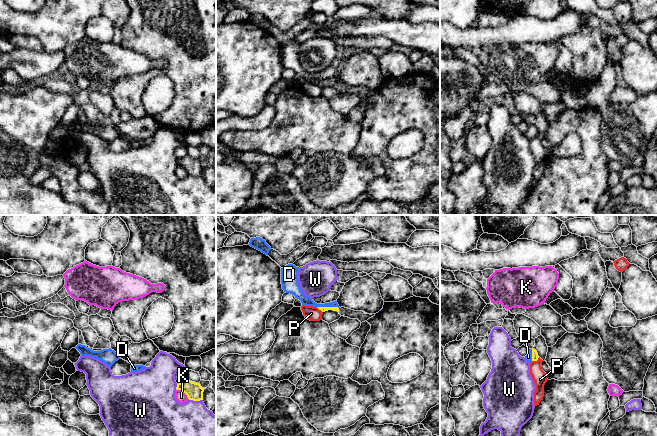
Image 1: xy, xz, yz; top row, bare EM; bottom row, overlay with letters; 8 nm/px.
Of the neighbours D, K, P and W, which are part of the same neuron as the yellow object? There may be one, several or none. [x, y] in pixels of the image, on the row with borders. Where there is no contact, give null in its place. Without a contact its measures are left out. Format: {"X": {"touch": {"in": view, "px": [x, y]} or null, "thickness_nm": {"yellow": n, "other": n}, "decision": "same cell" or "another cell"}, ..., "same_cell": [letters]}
{"D": {"touch": {"in": "xz", "px": [328, 307]}, "thickness_nm": {"yellow": 50, "other": 70}, "decision": "same cell"}, "K": {"touch": {"in": "xy", "px": [183, 391]}, "thickness_nm": {"yellow": 140, "other": 90}, "decision": "another cell"}, "P": {"touch": {"in": "yz", "px": [535, 360]}, "thickness_nm": {"yellow": 50, "other": 110}, "decision": "another cell"}, "W": {"touch": {"in": "xy", "px": [195, 400]}, "thickness_nm": {"yellow": 140, "other": 280}, "decision": "another cell"}, "same_cell": ["D"]}

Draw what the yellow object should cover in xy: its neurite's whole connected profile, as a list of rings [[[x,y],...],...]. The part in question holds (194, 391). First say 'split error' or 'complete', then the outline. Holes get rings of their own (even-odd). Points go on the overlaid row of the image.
complete; [[[187,379],[177,384],[176,390],[183,391],[187,395],[189,400],[203,400],[204,388],[202,388],[199,383],[195,383]]]

